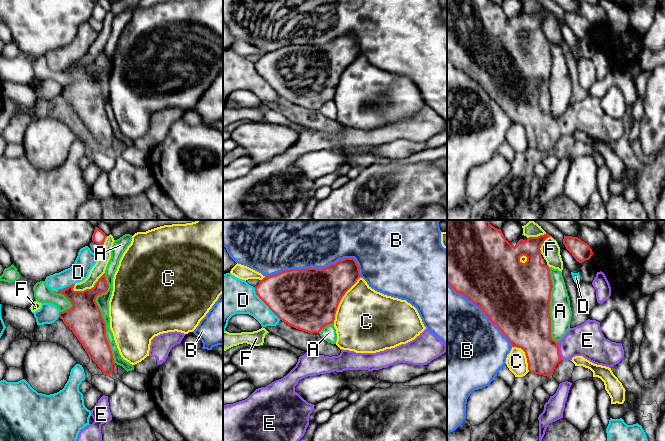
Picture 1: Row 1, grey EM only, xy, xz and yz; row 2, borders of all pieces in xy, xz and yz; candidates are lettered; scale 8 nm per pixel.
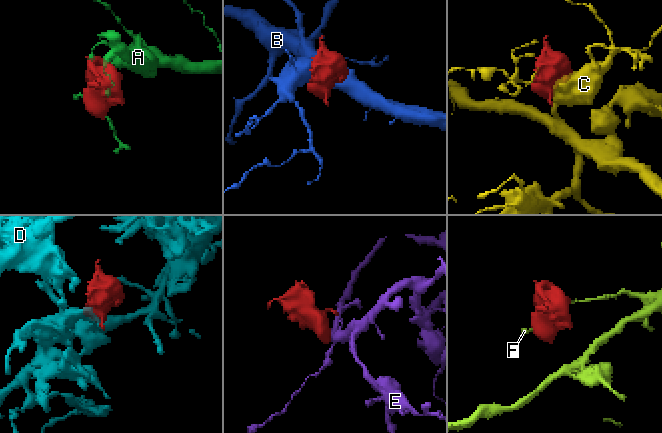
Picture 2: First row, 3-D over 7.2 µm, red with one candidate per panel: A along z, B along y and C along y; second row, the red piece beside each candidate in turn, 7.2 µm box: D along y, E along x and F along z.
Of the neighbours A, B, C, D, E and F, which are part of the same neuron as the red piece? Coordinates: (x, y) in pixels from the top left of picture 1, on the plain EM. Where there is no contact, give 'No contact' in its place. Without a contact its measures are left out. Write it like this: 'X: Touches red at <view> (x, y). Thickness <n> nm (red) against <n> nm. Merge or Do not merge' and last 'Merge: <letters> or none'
A: Touches red at xy (101, 92). Thickness 280 nm (red) against 100 nm. Do not merge
B: Touches red at xz (317, 45). Thickness 480 nm (red) against 360 nm. Do not merge
C: Touches red at xz (340, 76). Thickness 480 nm (red) against 480 nm. Do not merge
D: Touches red at xz (264, 78). Thickness 420 nm (red) against 280 nm. Do not merge
E: Touches red at yz (558, 127). Thickness 300 nm (red) against 260 nm. Merge
F: Touches red at xy (89, 65). Thickness 280 nm (red) against 100 nm. Do not merge
Merge: E

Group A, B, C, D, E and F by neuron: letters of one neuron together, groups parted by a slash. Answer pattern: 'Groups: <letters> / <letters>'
Groups: A / B / C / D / E / F

